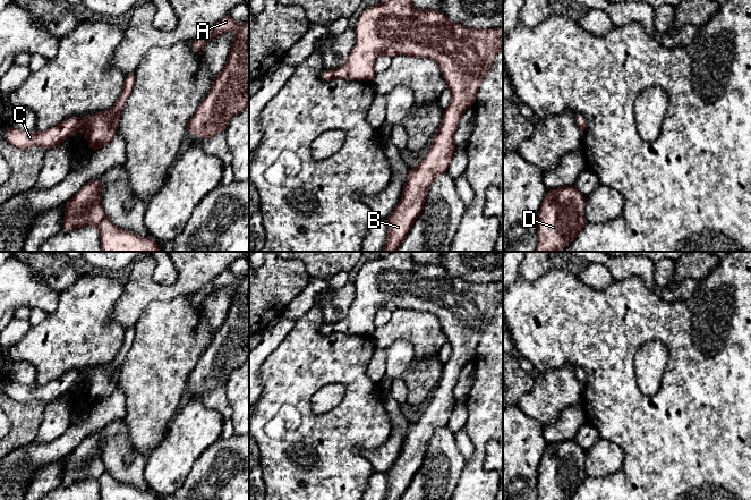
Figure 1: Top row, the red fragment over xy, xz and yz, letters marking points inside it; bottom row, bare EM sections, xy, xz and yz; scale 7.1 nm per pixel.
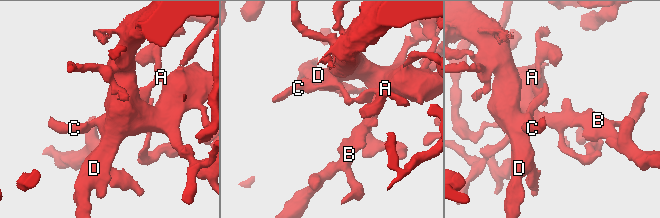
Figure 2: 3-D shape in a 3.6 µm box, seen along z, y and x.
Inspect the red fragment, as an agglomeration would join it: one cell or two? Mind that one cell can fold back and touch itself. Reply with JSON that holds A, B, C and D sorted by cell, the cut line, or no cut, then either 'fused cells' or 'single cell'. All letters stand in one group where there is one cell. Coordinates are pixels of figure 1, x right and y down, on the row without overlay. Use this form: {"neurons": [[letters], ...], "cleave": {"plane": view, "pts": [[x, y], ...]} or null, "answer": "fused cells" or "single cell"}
{"neurons": [["A", "B", "C", "D"]], "cleave": null, "answer": "single cell"}

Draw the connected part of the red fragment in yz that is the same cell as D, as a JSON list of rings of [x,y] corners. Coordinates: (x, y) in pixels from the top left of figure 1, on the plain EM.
[[[574,440],[546,444],[537,475],[537,500],[566,500],[587,478],[584,451]]]

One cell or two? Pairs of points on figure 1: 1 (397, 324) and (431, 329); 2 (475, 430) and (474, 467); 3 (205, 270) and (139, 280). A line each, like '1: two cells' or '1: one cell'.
1: one cell
2: one cell
3: one cell

